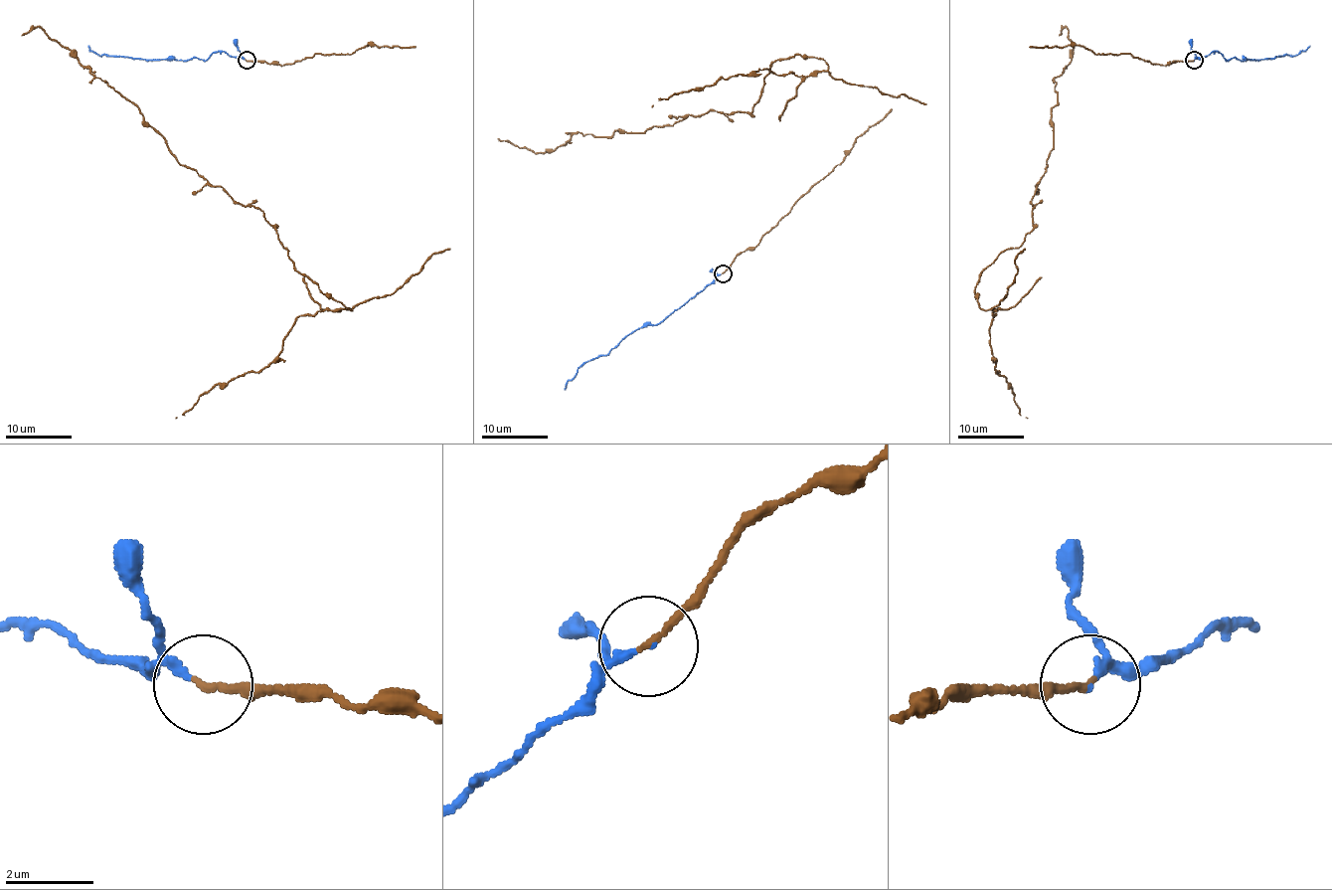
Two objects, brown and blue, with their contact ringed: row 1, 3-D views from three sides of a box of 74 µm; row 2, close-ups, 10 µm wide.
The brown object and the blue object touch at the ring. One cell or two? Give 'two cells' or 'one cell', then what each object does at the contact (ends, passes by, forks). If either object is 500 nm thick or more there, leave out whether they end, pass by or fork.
one cell; brown ends; blue ends

